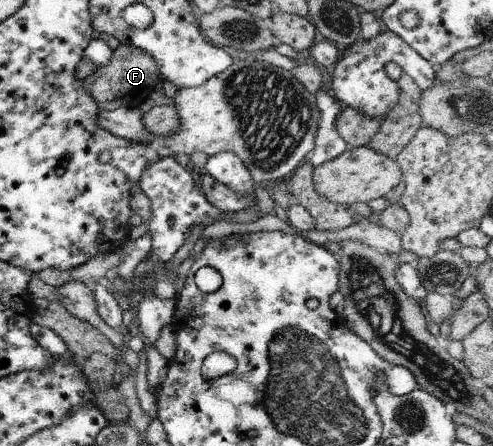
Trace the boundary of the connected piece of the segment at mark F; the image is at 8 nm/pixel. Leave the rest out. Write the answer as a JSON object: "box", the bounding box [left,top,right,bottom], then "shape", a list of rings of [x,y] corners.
{"box":[83,44,160,111],"shape":[[[118,44],[115,50],[112,50],[109,64],[94,68],[94,73],[83,79],[83,86],[99,109],[110,111],[118,107],[137,108],[150,92],[157,89],[160,82],[158,66],[152,56],[135,46]]]}

